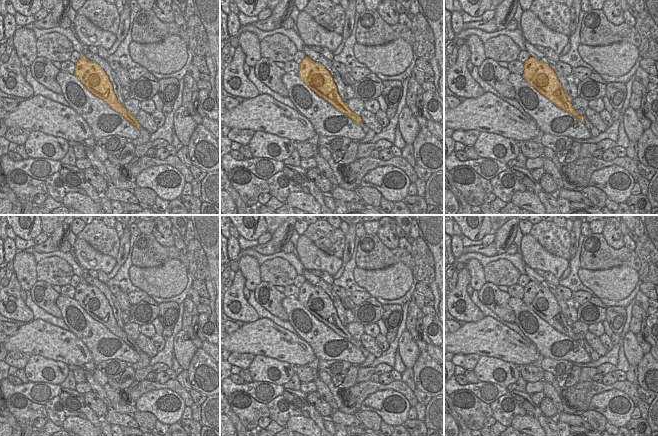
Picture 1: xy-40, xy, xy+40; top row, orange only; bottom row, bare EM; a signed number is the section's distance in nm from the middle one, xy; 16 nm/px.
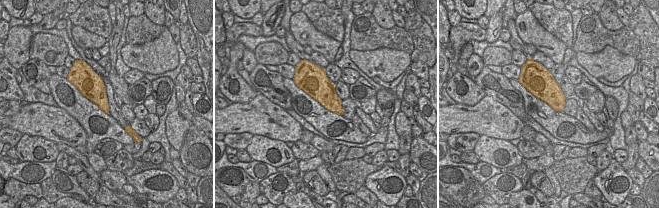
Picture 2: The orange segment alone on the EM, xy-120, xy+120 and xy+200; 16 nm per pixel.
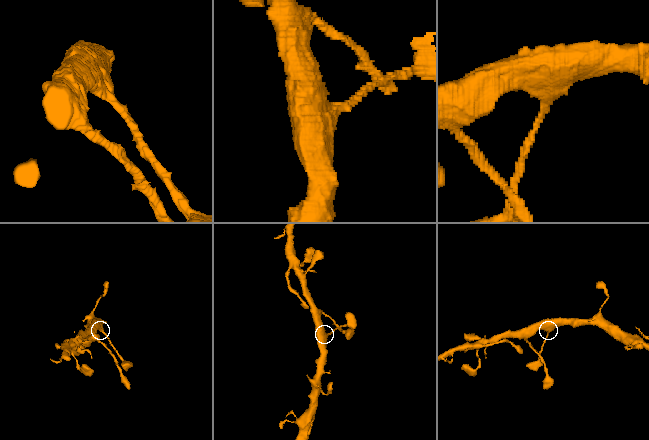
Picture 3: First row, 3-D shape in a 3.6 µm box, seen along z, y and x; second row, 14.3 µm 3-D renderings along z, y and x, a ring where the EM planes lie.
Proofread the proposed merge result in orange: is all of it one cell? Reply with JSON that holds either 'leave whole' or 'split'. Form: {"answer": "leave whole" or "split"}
{"answer": "leave whole"}

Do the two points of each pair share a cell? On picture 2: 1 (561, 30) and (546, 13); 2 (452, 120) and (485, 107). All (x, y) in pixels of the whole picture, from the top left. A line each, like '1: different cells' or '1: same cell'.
1: same cell
2: same cell

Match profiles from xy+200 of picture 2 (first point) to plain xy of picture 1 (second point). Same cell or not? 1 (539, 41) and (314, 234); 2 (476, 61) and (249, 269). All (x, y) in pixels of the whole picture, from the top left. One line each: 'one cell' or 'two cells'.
1: two cells
2: one cell

